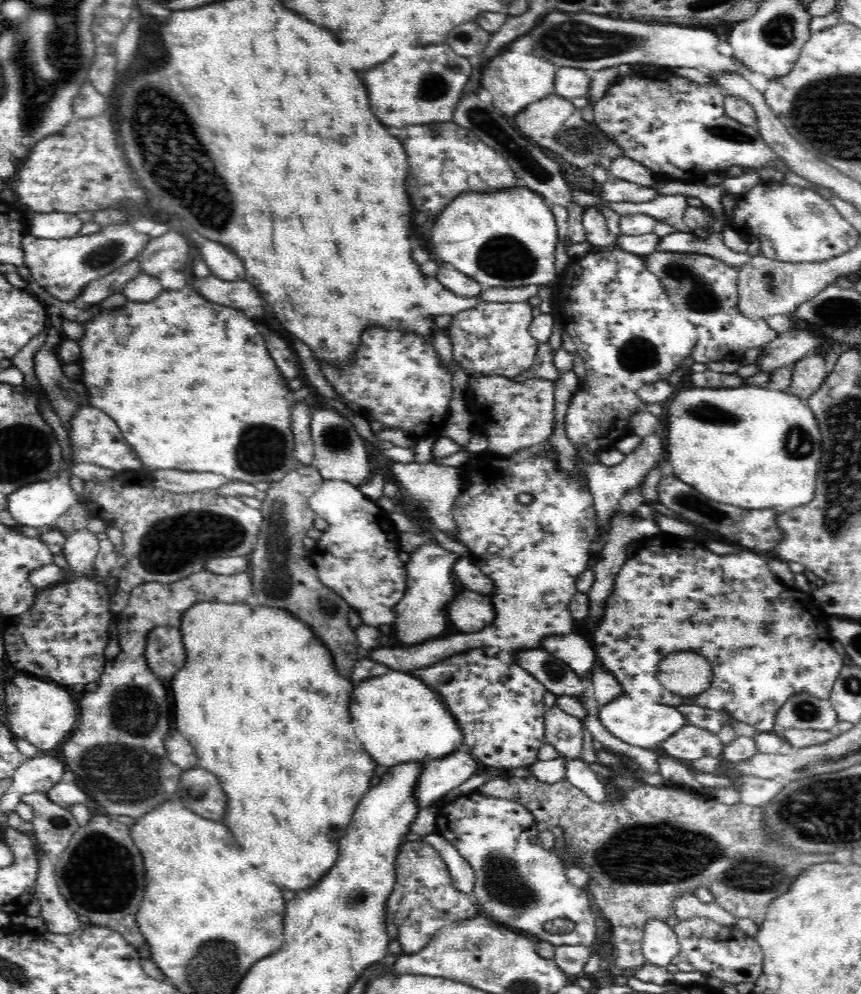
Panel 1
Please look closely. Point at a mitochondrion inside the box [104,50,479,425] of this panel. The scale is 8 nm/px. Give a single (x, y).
(163, 131)

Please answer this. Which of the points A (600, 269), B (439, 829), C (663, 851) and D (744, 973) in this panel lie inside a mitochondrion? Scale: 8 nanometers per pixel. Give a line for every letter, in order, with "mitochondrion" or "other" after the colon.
A: other
B: other
C: mitochondrion
D: other

